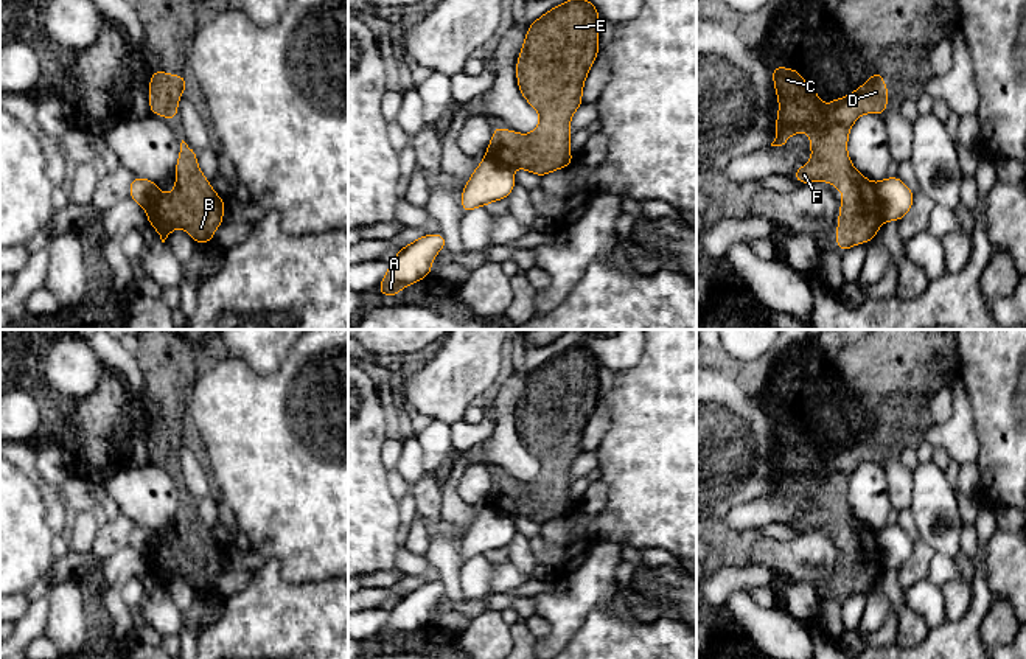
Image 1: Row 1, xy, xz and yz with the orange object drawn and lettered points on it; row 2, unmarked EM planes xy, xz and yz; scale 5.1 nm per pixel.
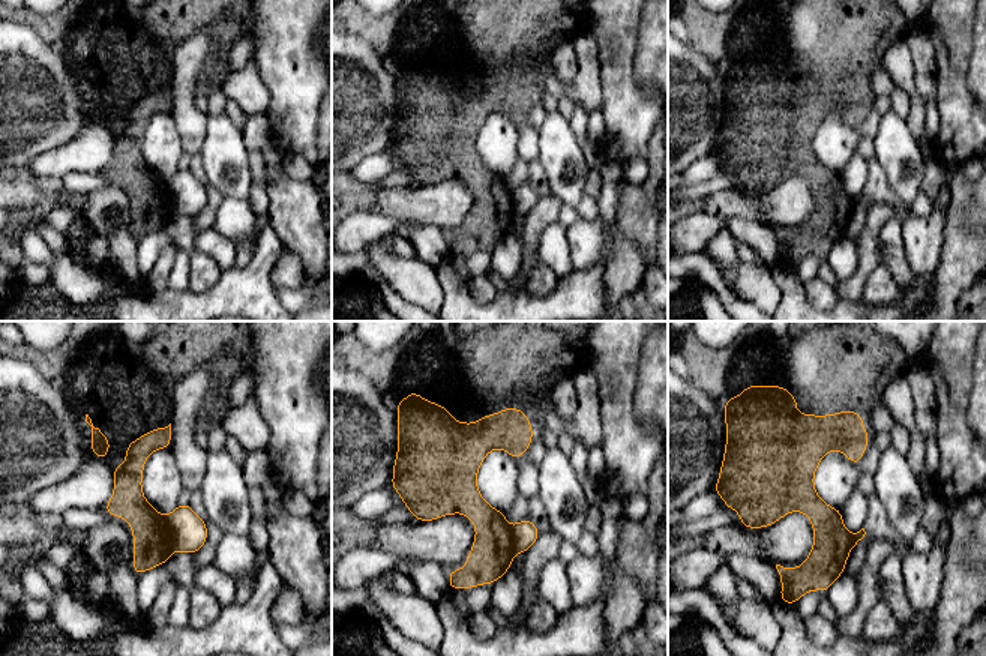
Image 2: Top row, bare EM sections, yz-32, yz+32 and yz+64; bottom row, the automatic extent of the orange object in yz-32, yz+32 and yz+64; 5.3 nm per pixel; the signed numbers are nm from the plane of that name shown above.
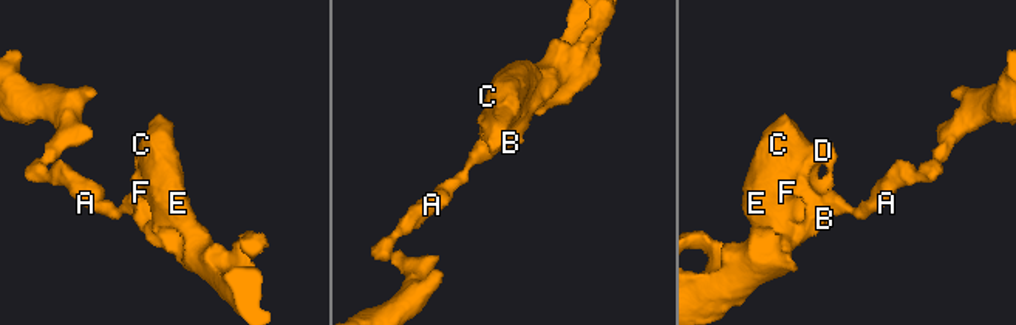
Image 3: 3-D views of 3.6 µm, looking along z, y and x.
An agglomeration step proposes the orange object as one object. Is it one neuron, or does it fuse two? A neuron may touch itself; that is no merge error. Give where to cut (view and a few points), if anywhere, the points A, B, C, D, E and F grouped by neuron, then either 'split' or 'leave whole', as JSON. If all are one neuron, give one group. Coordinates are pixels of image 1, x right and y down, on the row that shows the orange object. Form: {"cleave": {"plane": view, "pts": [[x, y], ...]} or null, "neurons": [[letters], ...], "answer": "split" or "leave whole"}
{"cleave": {"plane": "yz", "pts": [[874, 185], [885, 218]]}, "neurons": [["A"], ["B", "C", "D", "E", "F"]], "answer": "split"}

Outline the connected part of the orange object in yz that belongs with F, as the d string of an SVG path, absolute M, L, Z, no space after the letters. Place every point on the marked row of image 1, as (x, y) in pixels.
M773 67L779 115L771 146L782 146L791 134L808 132L813 159L791 176L801 183L832 182L843 194L836 228L839 253L874 241L885 221L875 183L863 177L847 155L849 131L861 113L883 115L888 87L875 71L858 90L824 106L794 68Z

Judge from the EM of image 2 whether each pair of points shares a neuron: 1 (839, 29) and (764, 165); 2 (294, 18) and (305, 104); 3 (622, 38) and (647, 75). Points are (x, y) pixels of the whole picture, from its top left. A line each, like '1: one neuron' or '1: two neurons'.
1: one neuron
2: one neuron
3: two neurons

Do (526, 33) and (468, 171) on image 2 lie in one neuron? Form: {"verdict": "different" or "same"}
{"verdict": "same"}

